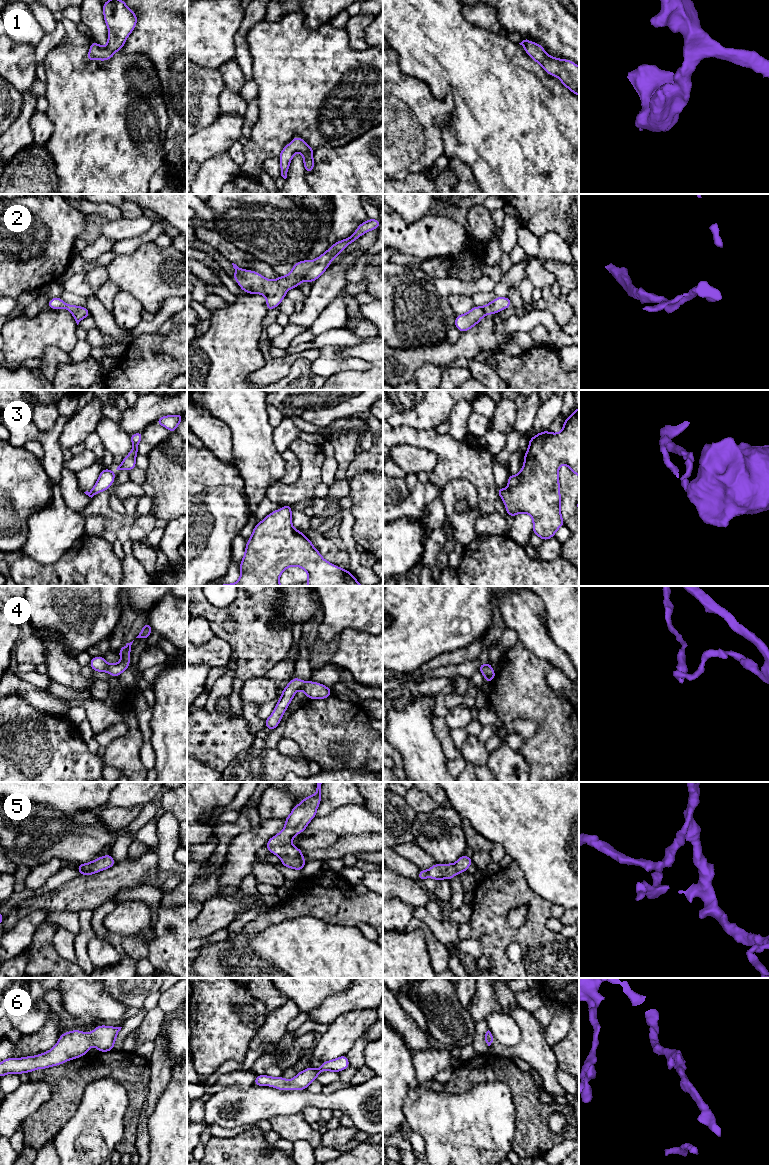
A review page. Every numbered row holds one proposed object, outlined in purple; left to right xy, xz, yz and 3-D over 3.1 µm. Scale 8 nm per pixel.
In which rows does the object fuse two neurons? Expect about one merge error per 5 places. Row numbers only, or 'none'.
3, 4

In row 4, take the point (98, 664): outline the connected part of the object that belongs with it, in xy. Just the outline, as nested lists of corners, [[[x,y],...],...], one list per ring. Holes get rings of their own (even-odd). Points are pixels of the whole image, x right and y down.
[[[96,656],[92,657],[89,666],[95,672],[105,672],[106,669],[109,667],[109,663],[102,656]]]

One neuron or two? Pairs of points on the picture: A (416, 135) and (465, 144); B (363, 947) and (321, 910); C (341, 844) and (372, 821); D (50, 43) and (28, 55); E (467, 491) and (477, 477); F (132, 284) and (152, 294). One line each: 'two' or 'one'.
A: two
B: two
C: two
D: two
E: two
F: one

